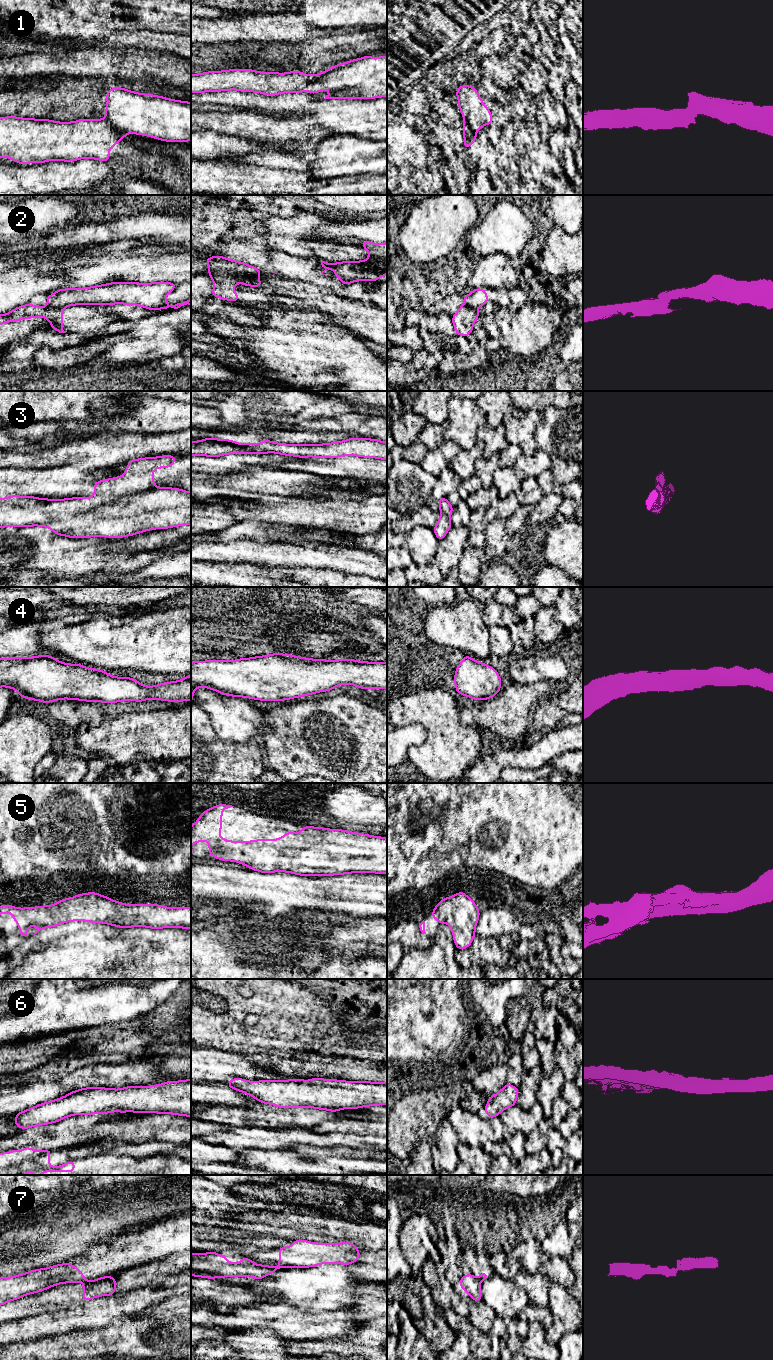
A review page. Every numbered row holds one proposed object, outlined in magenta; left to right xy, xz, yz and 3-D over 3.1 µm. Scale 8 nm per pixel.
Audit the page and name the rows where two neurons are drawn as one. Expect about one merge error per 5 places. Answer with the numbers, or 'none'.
2, 3, 7

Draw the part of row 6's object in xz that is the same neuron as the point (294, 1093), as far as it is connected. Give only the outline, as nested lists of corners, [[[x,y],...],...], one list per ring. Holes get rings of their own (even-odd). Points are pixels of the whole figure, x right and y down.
[[[233,1078],[226,1085],[254,1097],[258,1102],[280,1108],[317,1108],[336,1112],[346,1108],[387,1105],[387,1083],[384,1082],[352,1082],[321,1078],[312,1078],[308,1081],[302,1079],[246,1081],[243,1078]]]

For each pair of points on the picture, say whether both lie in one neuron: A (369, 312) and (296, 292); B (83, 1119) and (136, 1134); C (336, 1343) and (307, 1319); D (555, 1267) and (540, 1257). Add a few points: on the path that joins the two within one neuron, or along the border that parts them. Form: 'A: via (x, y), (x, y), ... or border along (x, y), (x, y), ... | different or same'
A: via (351, 312), (339, 310), (325, 299), (314, 297) | same
B: border along (139, 1117), (119, 1120), (116, 1123) | different
C: border along (352, 1329), (344, 1337), (307, 1341) | different
D: border along (550, 1257), (541, 1266), (539, 1271) | different

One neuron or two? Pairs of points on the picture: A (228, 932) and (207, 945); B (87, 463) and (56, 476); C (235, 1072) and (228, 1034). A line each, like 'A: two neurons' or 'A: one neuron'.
A: two neurons
B: two neurons
C: two neurons

